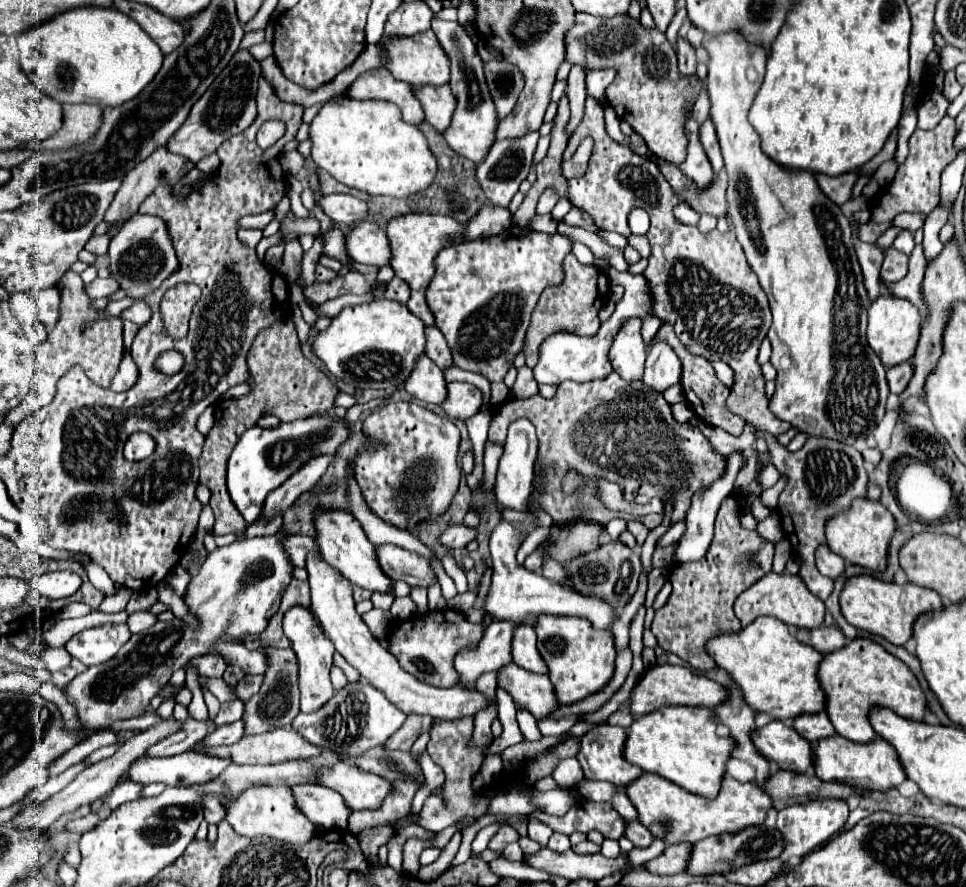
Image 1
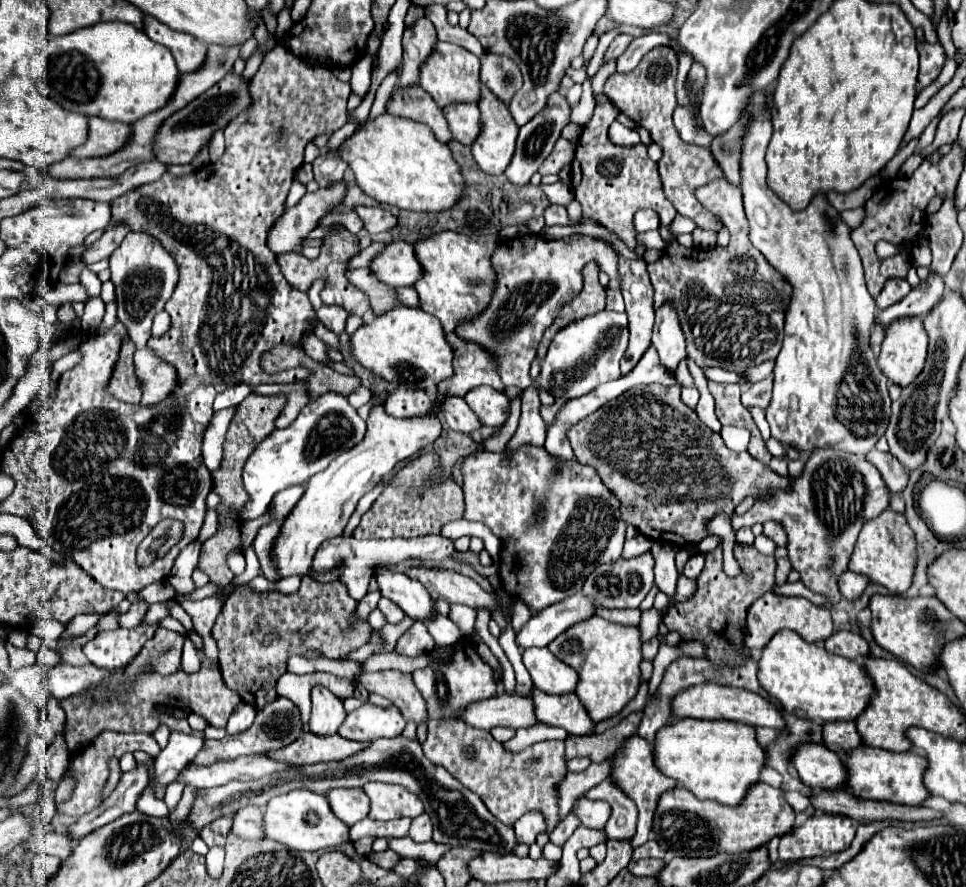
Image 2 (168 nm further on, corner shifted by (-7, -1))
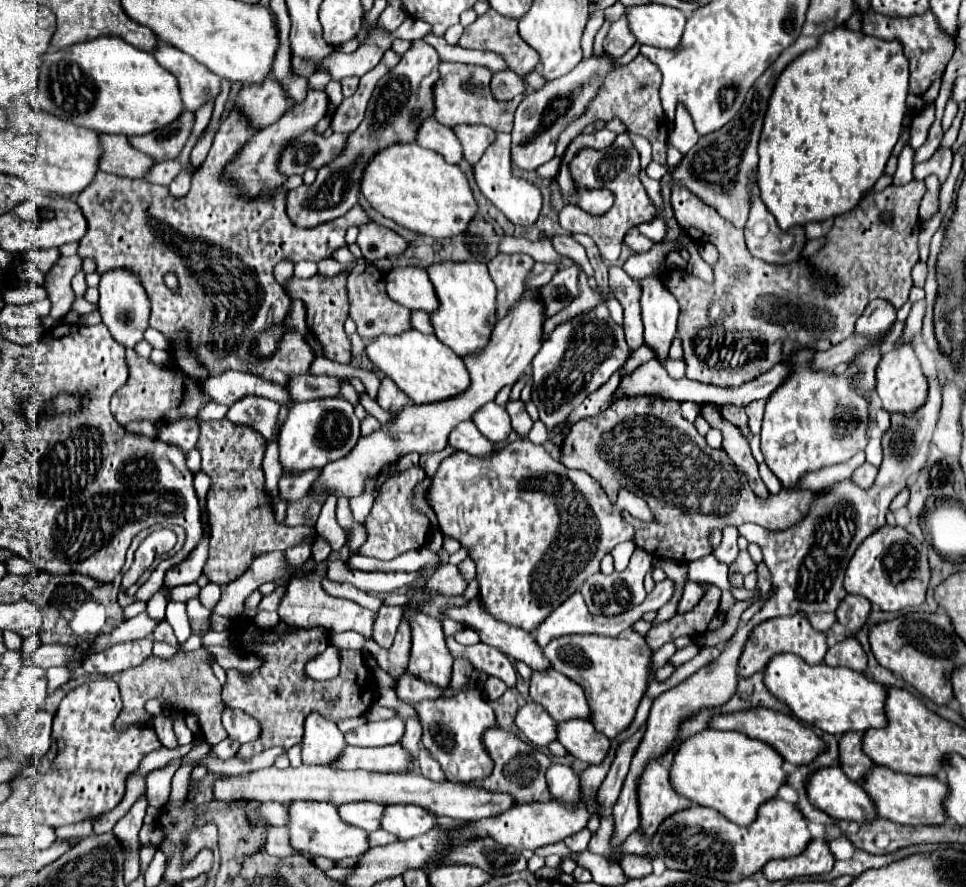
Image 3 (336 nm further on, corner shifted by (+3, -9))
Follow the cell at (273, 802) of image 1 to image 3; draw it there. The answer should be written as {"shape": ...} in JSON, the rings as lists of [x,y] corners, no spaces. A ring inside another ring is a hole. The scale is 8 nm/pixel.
{"shape":[[[289,802],[287,804],[289,820],[287,820],[287,832],[289,832],[289,842],[297,852],[303,852],[305,856],[317,858],[333,858],[333,860],[343,860],[349,856],[359,856],[369,850],[367,844],[367,832],[353,828],[345,822],[341,822],[337,808],[327,802]]]}

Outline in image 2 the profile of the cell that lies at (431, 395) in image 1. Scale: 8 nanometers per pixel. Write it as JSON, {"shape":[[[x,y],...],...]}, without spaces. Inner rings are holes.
{"shape":[[[449,398],[449,402],[445,402],[445,410],[441,410],[441,414],[445,418],[445,426],[455,432],[471,434],[473,430],[479,430],[483,426],[479,422],[477,414],[467,406],[467,402],[463,398]]]}

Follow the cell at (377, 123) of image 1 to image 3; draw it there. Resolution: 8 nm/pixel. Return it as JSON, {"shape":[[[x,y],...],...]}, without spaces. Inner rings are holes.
{"shape":[[[395,142],[395,146],[379,150],[363,172],[361,194],[385,218],[435,240],[463,232],[477,212],[469,182],[459,166],[445,162],[443,156],[433,150],[425,150],[415,142]]]}

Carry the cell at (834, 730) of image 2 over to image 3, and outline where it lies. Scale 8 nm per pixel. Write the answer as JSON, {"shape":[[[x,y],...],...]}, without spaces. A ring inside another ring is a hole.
{"shape":[[[847,732],[839,738],[839,768],[847,774],[849,780],[863,780],[871,768],[871,758],[861,750],[863,732]]]}

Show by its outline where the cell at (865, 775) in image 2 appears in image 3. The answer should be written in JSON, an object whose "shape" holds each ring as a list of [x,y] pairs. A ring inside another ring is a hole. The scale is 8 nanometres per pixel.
{"shape":[[[875,764],[869,770],[869,774],[865,774],[861,786],[873,800],[877,816],[881,818],[907,826],[923,826],[923,824],[929,826],[929,824],[941,824],[945,820],[945,810],[941,802],[947,794],[947,784],[937,776],[913,776],[913,774],[893,772],[885,766]]]}

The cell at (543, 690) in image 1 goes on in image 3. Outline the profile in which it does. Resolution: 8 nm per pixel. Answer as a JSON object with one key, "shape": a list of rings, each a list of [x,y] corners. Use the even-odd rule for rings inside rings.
{"shape":[[[571,718],[571,722],[559,722],[557,724],[557,740],[571,752],[575,758],[587,762],[587,764],[599,764],[607,750],[609,750],[609,738],[593,728],[589,720],[583,718]]]}

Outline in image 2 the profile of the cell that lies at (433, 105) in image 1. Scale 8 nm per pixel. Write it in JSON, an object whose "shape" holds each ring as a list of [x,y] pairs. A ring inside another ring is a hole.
{"shape":[[[463,104],[463,106],[447,106],[445,118],[449,122],[451,134],[457,142],[471,146],[477,136],[481,134],[481,112],[477,104]]]}

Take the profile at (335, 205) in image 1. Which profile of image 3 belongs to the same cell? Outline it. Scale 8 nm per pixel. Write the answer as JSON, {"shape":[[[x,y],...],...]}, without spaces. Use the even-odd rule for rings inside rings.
{"shape":[[[367,222],[367,226],[359,226],[357,244],[365,258],[375,260],[375,258],[391,256],[391,254],[401,254],[407,246],[407,240],[385,226]]]}

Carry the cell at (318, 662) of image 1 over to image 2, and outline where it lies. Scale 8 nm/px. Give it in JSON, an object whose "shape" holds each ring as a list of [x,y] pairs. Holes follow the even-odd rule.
{"shape":[[[315,686],[311,692],[313,712],[311,712],[311,732],[319,736],[337,734],[339,726],[345,720],[345,710],[341,698],[337,698],[331,690],[323,686]]]}

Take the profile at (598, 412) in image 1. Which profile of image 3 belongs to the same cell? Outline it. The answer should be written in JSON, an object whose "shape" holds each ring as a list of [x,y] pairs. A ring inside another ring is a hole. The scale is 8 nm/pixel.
{"shape":[[[649,396],[617,400],[609,410],[579,420],[563,440],[561,464],[567,468],[585,470],[599,482],[611,502],[617,502],[617,494],[623,490],[623,486],[627,486],[627,490],[635,490],[635,494],[639,494],[639,498],[643,498],[655,514],[655,522],[637,522],[637,518],[631,518],[629,514],[629,524],[635,526],[633,540],[637,548],[643,548],[657,558],[671,558],[683,564],[711,554],[711,544],[707,540],[711,528],[723,530],[729,524],[741,526],[743,522],[753,522],[767,530],[785,530],[807,514],[809,502],[813,498],[811,490],[781,490],[779,494],[759,498],[749,488],[747,478],[735,470],[735,464],[727,458],[727,454],[723,450],[711,448],[695,430],[695,426],[681,416],[679,402]]]}

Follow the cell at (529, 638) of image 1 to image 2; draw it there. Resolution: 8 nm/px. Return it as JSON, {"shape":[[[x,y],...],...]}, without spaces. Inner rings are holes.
{"shape":[[[527,648],[523,652],[523,664],[527,666],[531,680],[537,690],[553,696],[575,692],[579,684],[579,674],[555,658],[547,648]]]}

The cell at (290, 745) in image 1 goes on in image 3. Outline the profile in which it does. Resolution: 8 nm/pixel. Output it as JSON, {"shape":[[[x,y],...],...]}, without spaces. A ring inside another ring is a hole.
{"shape":[[[391,744],[383,748],[345,746],[343,754],[339,754],[339,762],[335,762],[335,768],[341,770],[361,768],[369,772],[401,772],[401,770],[411,770],[413,762],[399,744]]]}

